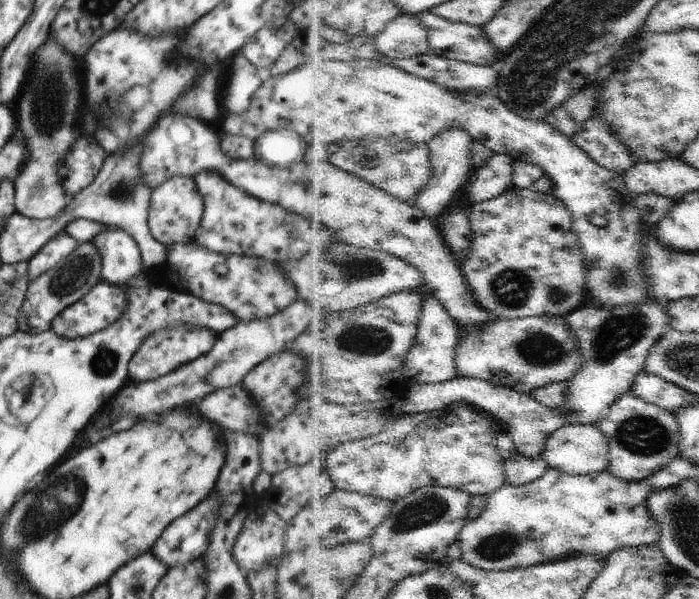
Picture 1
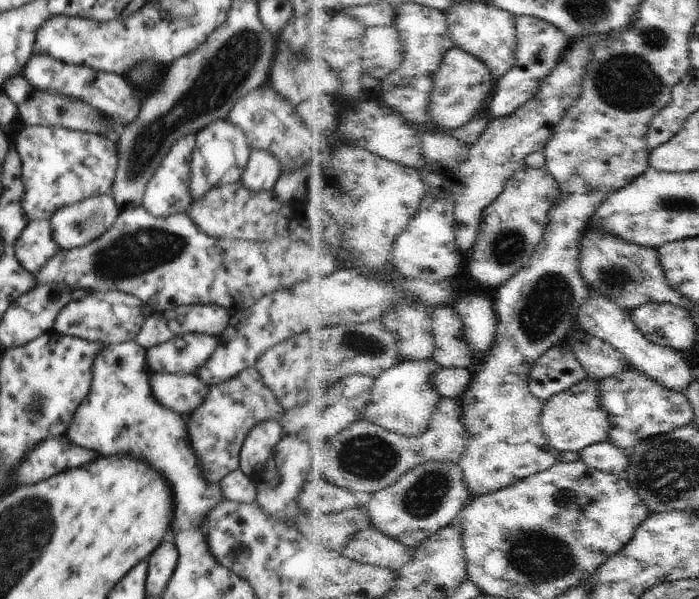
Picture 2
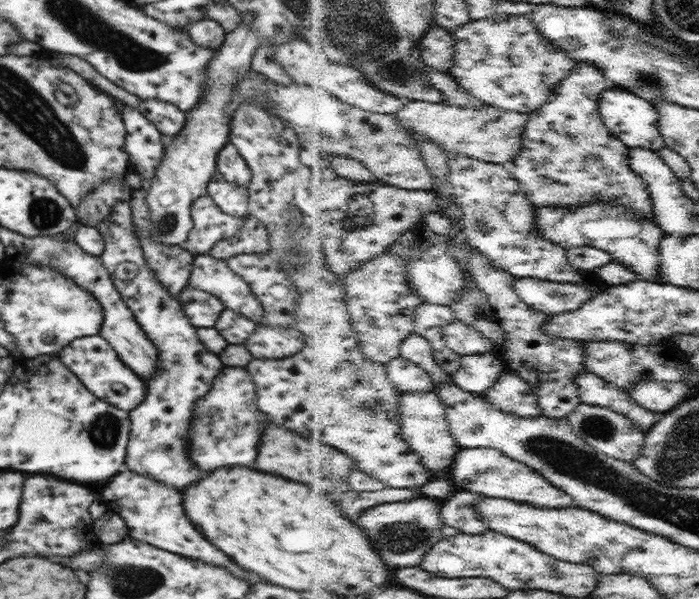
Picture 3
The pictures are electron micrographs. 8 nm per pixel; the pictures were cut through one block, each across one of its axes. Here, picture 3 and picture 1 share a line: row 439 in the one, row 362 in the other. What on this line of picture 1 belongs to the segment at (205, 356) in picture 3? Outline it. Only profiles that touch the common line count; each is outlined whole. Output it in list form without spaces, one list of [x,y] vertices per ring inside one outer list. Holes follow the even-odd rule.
[[[180,324],[176,328],[158,330],[150,334],[150,337],[146,338],[132,355],[128,364],[129,378],[133,382],[145,382],[175,371],[200,355],[208,354],[216,339],[216,334],[208,328],[190,328]]]

